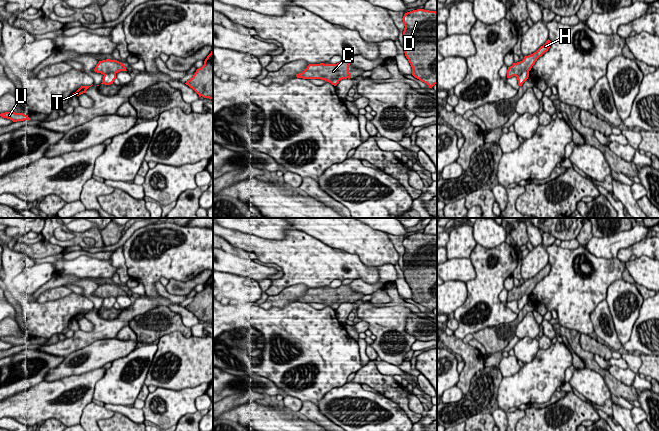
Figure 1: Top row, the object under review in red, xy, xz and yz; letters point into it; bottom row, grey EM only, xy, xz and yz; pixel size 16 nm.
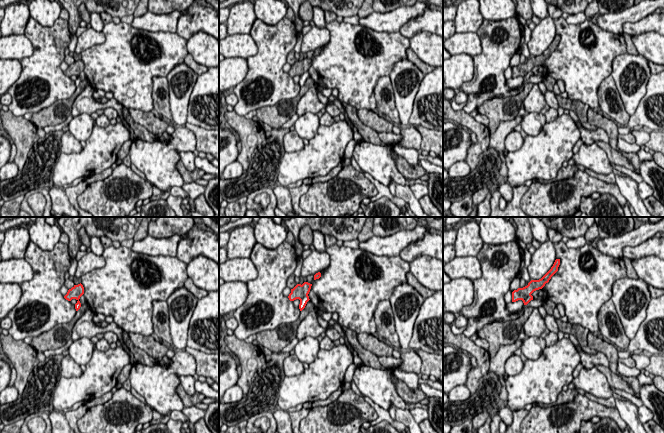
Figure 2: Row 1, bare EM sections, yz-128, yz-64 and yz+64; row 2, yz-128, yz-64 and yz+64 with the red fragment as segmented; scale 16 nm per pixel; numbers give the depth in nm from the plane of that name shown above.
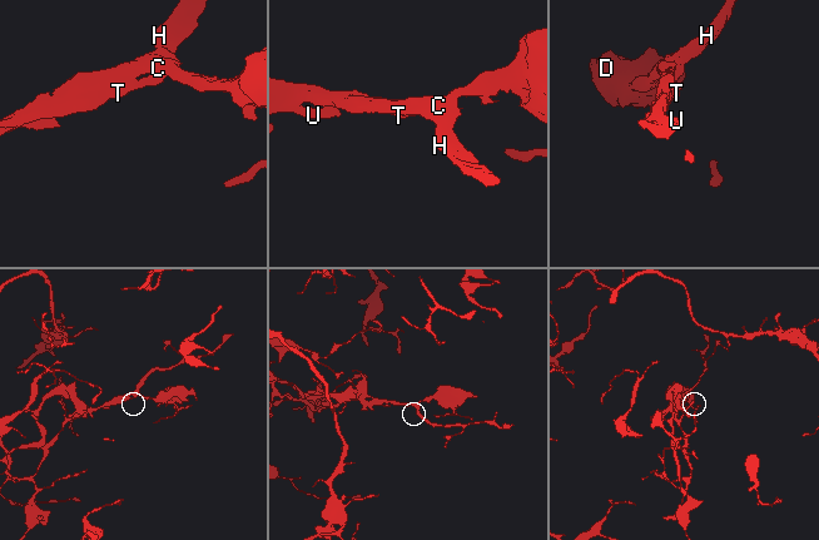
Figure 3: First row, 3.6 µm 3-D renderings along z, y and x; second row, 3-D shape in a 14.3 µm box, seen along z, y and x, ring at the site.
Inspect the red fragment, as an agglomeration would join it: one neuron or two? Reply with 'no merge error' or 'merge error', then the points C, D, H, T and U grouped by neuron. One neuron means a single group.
merge error; groups C D H U / T

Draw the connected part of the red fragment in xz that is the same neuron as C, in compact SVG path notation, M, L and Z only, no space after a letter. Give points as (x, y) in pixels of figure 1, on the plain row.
M350 284L341 285L337 288L309 288L307 292L299 298L297 302L303 303L321 303L330 306L333 303L350 303L351 297L349 296Z

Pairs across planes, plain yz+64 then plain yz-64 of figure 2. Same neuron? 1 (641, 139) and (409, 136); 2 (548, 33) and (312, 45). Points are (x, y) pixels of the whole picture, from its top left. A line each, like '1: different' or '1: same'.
1: same
2: same

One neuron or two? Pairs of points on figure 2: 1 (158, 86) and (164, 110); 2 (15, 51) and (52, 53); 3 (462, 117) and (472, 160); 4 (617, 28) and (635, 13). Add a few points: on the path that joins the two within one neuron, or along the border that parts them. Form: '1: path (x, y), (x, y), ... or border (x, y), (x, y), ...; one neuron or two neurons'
1: path (157, 92), (161, 104); one neuron
2: border (23, 34), (31, 43), (32, 53), (20, 60); two neurons
3: path (473, 127), (480, 135), (480, 145), (476, 149); one neuron
4: path (619, 23), (630, 14); one neuron

